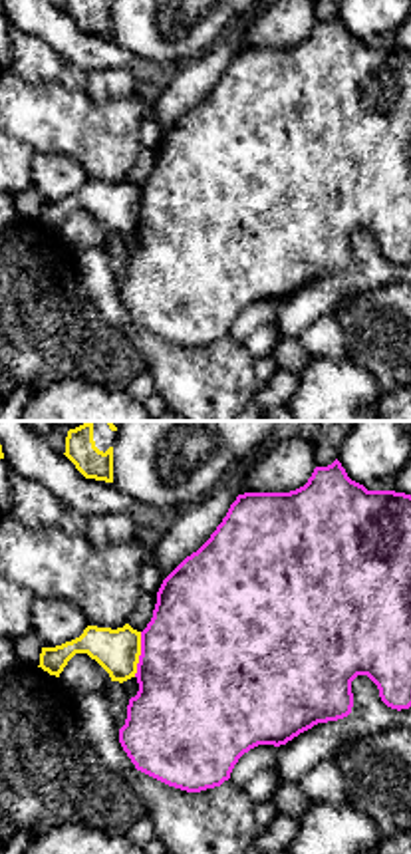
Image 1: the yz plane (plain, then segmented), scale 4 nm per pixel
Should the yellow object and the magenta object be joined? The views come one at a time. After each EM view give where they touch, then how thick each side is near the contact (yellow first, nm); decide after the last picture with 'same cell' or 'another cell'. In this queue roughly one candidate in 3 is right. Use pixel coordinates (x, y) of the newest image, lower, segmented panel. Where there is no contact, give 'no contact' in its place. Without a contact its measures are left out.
meets yellow at (139, 654); 180 nm thick on the yellow side, 500 nm on the other

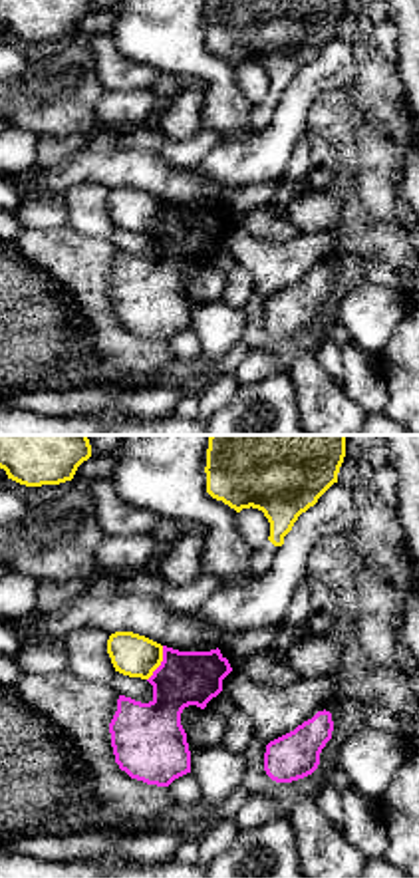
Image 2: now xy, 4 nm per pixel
meets yellow at (159, 664); 170 nm thick on the yellow side, 220 nm on the other

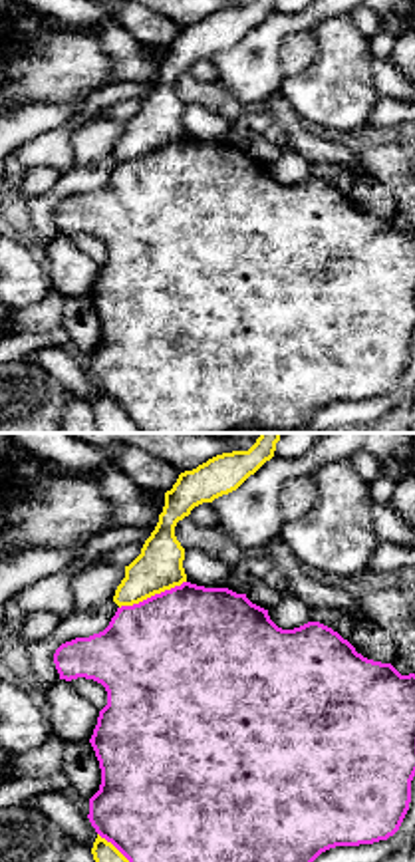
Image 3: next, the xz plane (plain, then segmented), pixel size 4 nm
meets yellow at (151, 594); 190 nm thick on the yellow side, 480 nm on the other

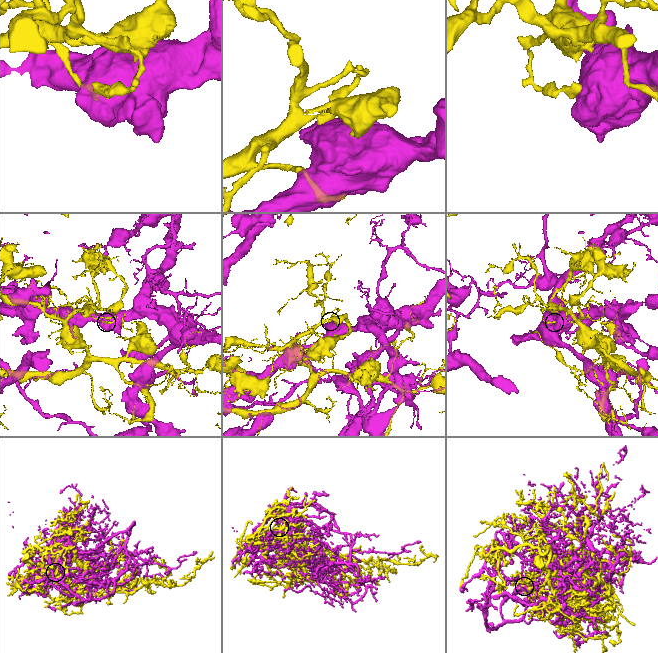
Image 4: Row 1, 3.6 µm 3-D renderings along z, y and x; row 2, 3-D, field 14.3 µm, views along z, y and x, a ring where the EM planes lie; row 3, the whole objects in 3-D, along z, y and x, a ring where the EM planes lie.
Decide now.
another cell

